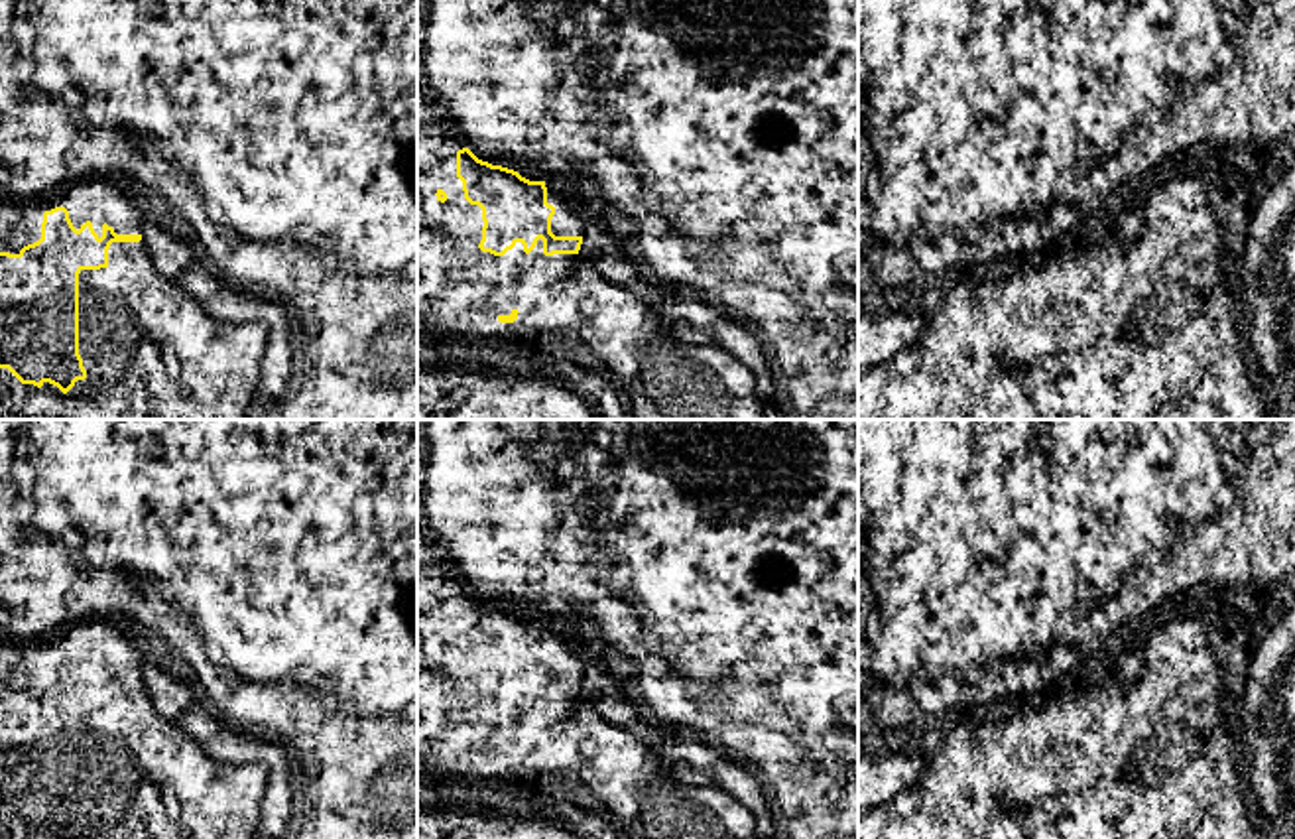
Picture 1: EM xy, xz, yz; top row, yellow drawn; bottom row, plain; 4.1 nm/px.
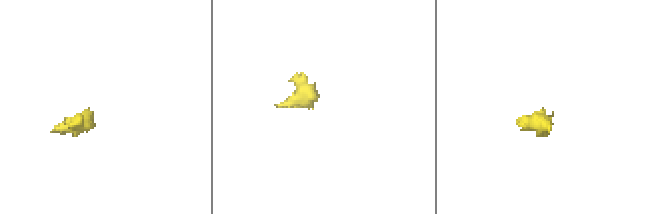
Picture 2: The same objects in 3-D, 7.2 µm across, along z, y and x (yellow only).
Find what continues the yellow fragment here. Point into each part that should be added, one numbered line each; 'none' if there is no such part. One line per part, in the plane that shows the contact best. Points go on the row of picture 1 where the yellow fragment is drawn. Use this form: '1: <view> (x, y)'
1: xy (150, 351)

